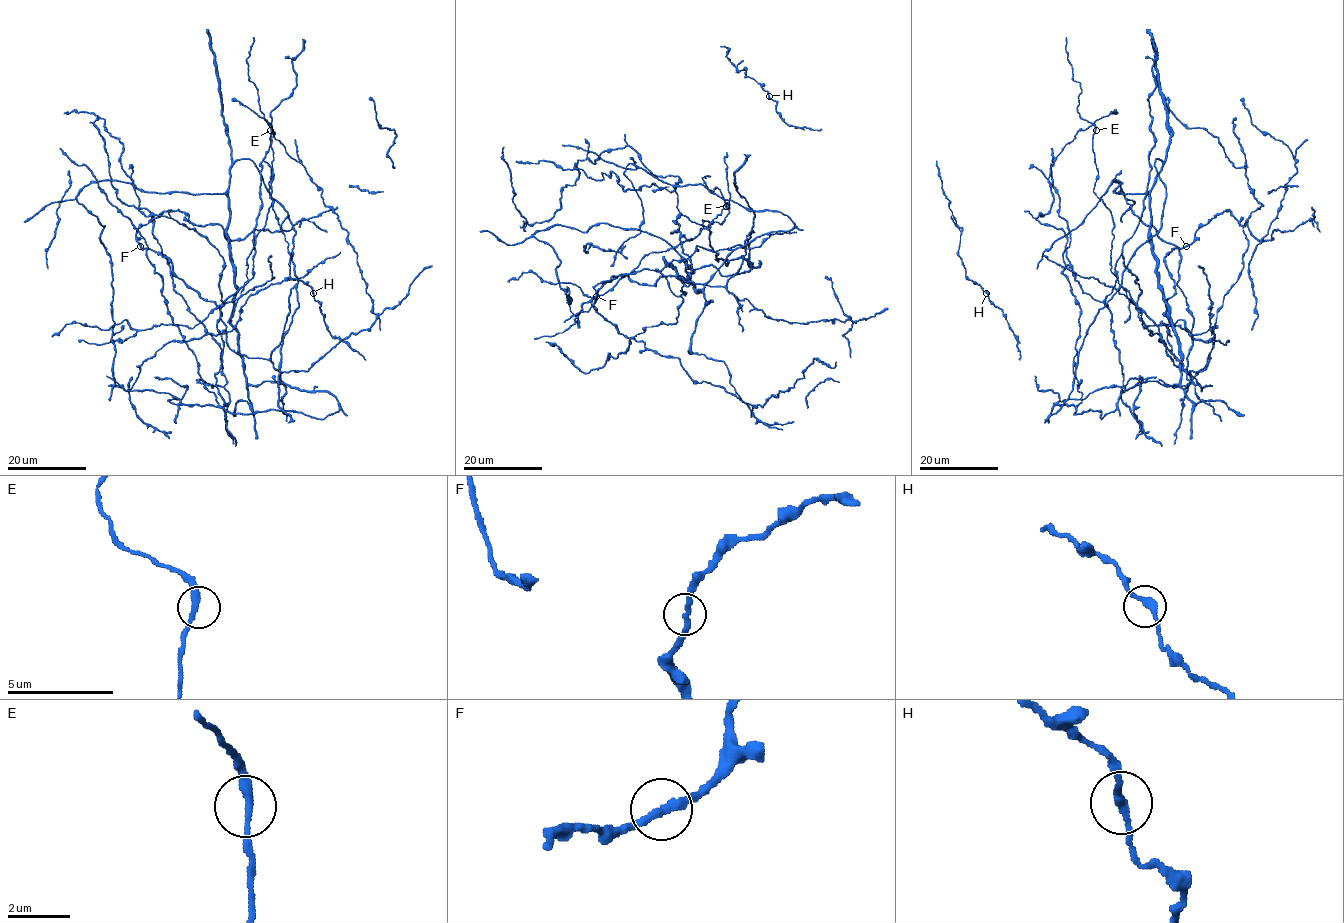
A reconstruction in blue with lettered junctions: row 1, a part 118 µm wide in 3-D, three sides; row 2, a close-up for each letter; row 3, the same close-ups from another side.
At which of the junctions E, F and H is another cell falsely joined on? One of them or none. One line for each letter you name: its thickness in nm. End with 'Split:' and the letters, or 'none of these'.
Split: none of these

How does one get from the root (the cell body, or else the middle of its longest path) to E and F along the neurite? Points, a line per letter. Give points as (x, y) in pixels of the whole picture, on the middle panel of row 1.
E: (743, 272), (719, 273), (709, 225), (703, 226), (703, 220), (721, 223), (726, 206)
F: (743, 272), (751, 268), (752, 231), (741, 266), (724, 286), (676, 276), (639, 285), (619, 275), (596, 296)

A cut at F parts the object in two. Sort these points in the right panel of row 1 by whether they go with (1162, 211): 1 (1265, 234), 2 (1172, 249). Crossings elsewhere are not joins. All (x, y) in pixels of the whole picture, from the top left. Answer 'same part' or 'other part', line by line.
1: same part
2: same part

